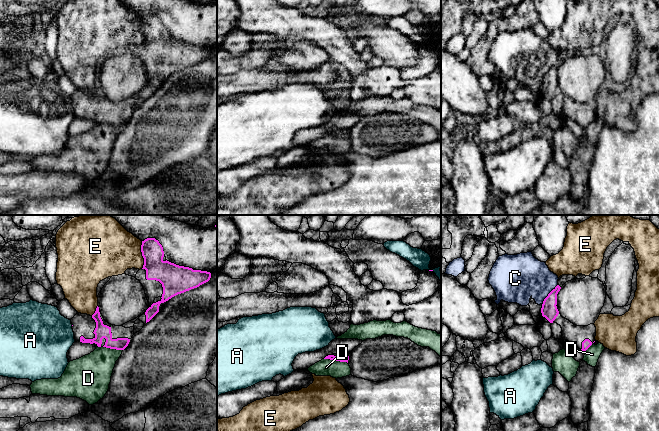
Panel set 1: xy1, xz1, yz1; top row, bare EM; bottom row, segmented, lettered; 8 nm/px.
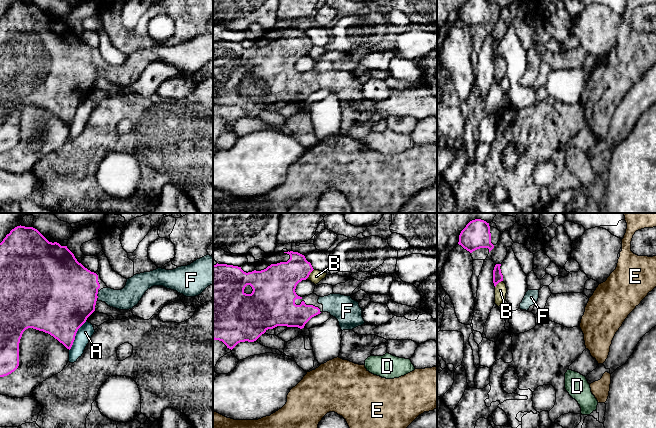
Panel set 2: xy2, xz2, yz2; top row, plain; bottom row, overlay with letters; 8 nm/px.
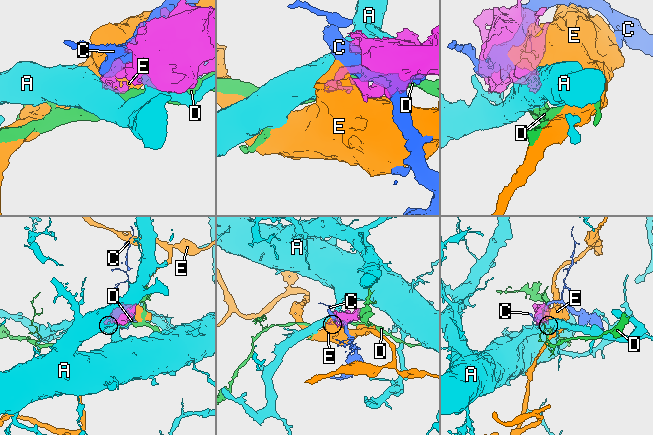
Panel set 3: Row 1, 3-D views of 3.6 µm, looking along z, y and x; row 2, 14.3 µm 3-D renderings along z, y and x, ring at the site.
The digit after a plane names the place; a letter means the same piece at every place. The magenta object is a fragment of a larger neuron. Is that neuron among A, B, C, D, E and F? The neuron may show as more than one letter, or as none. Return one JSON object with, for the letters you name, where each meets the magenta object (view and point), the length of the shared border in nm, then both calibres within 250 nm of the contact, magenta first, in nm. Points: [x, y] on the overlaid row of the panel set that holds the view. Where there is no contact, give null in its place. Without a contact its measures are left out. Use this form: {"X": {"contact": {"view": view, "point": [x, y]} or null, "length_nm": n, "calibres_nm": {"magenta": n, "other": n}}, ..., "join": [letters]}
{"F": {"contact": {"view": "xy2", "point": [96, 295]}, "length_nm": 50, "calibres_nm": {"magenta": 500, "other": 170}}, "join": ["F"]}

